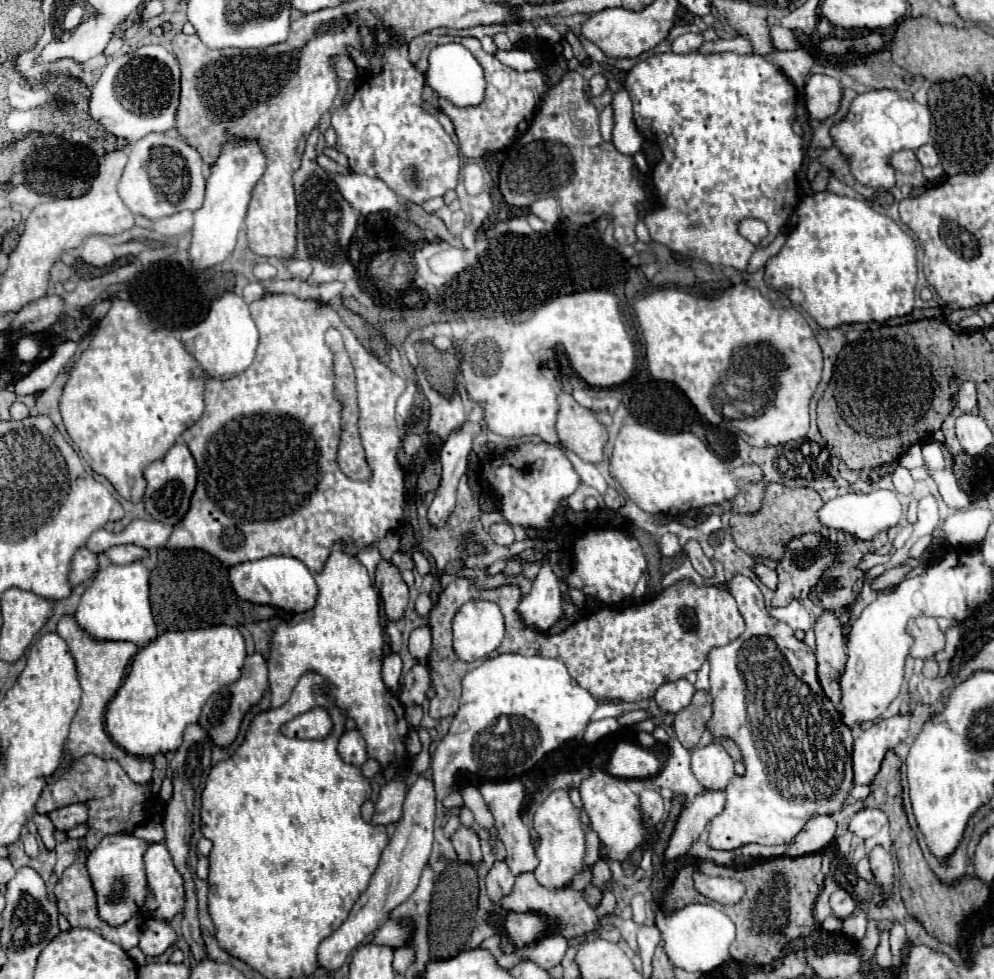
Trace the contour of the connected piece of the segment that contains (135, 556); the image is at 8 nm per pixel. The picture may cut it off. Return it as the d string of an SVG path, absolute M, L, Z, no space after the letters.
M122 544L122 546L112 546L104 552L112 564L128 564L134 560L140 560L146 556L146 550L140 546L132 546L132 544Z

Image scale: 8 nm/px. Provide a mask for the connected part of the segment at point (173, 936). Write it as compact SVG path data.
M150 918L150 920L146 920L138 946L144 952L144 956L154 958L154 956L164 954L176 940L178 940L178 934L174 932L174 928L168 922Z

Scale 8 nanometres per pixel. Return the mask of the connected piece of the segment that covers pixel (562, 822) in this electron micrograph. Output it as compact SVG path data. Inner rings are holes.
M554 790L538 806L534 814L534 830L540 836L540 844L536 848L538 866L534 870L538 884L548 890L566 888L572 878L582 870L586 858L586 828L580 822L580 810L572 804L566 790Z

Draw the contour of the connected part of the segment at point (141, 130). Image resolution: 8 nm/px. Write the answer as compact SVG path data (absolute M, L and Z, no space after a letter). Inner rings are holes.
M160 44L142 46L132 54L124 54L118 58L112 58L106 68L102 70L98 82L92 88L90 98L90 114L94 120L98 120L110 134L126 140L140 140L150 132L168 132L176 128L176 110L180 104L180 66L172 52L168 52Z

